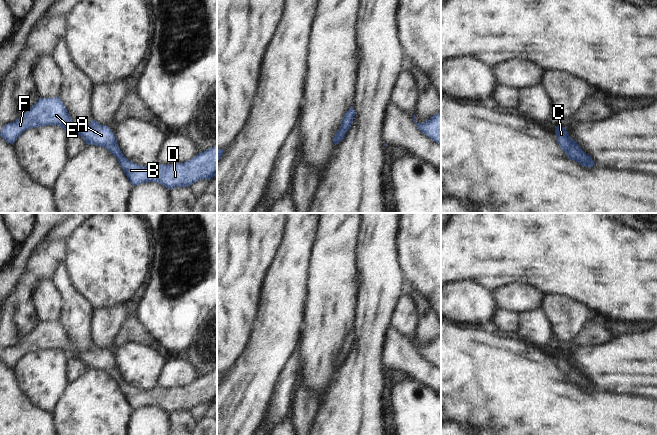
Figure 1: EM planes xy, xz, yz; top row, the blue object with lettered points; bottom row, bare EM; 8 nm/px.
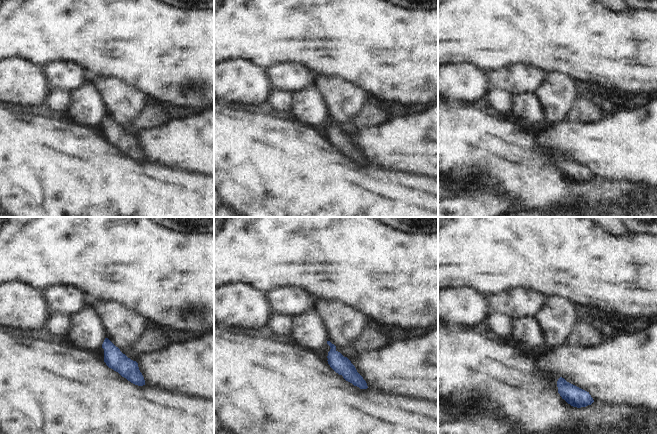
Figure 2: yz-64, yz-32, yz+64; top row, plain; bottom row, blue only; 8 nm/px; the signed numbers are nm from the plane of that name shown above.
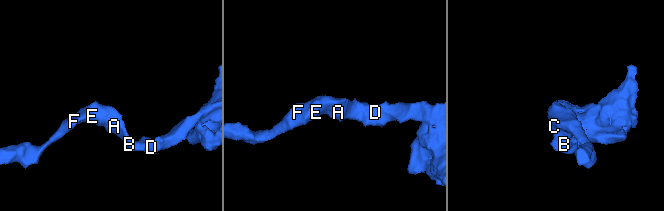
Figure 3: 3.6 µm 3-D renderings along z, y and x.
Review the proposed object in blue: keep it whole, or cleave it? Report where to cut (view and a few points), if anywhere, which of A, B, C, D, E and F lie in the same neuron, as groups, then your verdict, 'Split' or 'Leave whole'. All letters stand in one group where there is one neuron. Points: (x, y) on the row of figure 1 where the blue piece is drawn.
No split. Groups: A B C D E F. Leave whole

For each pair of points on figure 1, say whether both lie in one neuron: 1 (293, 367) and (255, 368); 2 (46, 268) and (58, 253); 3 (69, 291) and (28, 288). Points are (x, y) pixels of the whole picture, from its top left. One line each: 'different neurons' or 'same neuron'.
1: different neurons
2: same neuron
3: different neurons

